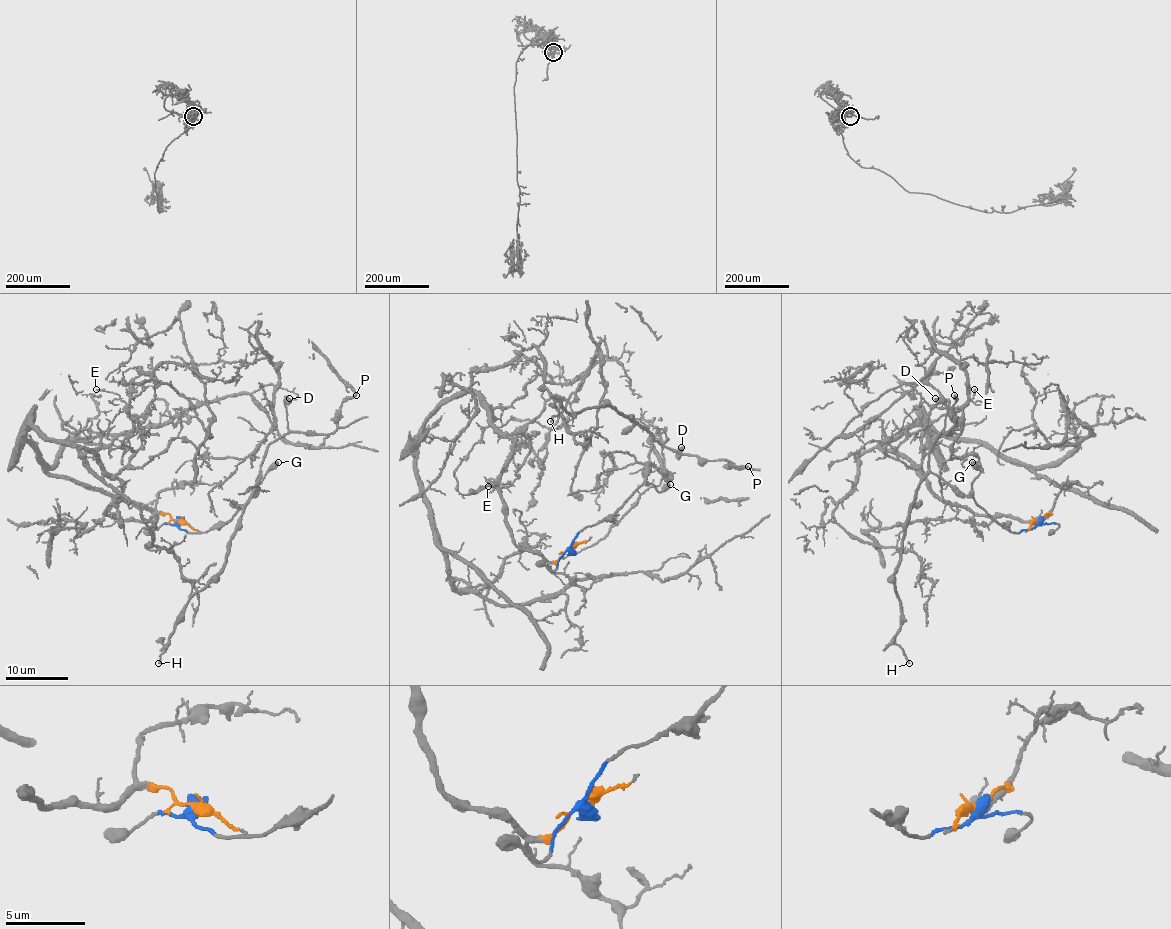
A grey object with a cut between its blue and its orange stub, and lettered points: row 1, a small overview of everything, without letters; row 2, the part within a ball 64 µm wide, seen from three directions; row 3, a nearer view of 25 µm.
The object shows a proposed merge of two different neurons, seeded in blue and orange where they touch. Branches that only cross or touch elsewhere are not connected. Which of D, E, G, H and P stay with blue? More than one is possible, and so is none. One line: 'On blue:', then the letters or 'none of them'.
On blue: D, G, H, P

